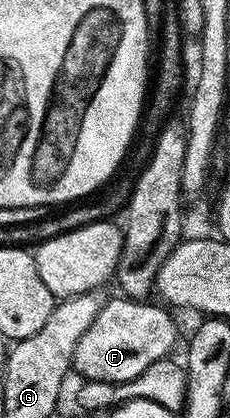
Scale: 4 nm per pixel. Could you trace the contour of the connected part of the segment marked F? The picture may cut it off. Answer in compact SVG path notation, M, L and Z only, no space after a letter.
M126 296L108 297L97 320L89 324L85 336L77 343L74 373L89 381L127 382L141 375L151 364L160 364L175 350L179 342L179 326L170 309L154 306L151 300Z

